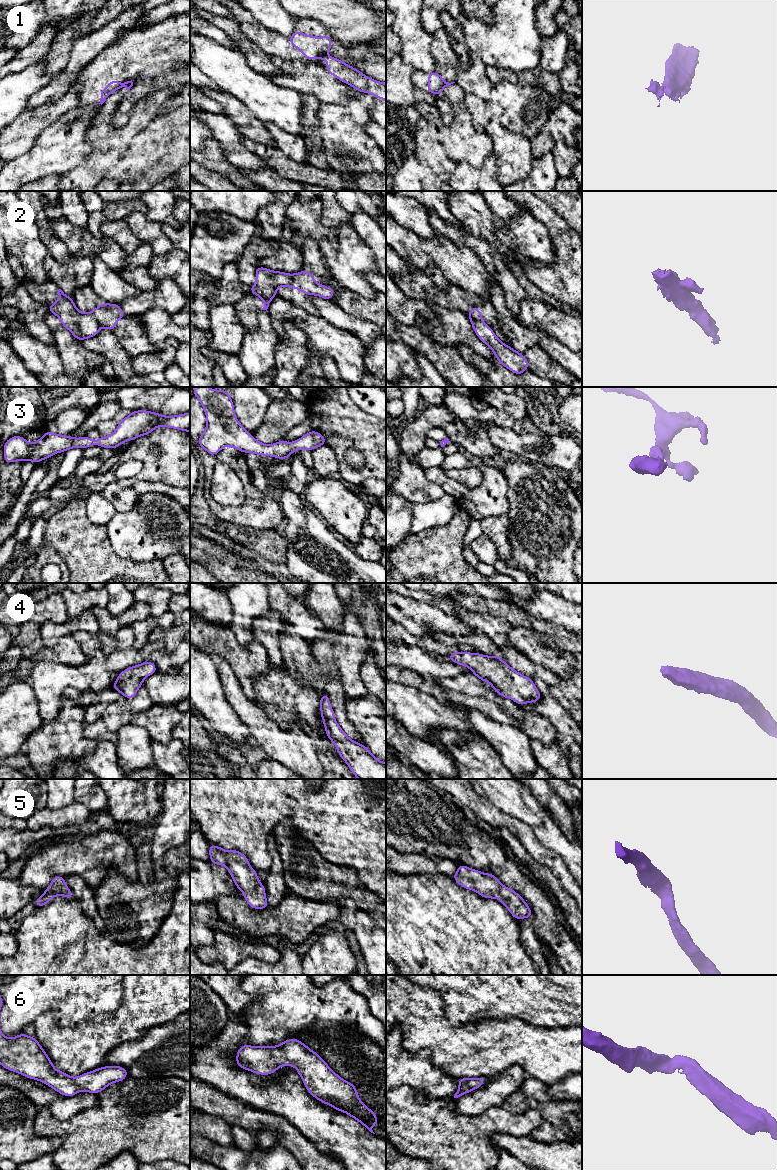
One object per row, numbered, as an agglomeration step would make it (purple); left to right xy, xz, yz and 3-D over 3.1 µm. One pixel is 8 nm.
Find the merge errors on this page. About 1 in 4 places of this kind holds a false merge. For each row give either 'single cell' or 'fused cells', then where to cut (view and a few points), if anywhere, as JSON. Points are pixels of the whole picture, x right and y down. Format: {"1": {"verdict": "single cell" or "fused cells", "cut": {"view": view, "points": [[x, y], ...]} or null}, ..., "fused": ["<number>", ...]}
{"1": {"verdict": "fused cells", "cut": {"view": "xz", "points": [[325, 53], [318, 55]]}}, "2": {"verdict": "fused cells", "cut": {"view": "xy", "points": [[92, 312], [101, 326]]}}, "3": {"verdict": "single cell", "cut": null}, "4": {"verdict": "single cell", "cut": null}, "5": {"verdict": "single cell", "cut": null}, "6": {"verdict": "single cell", "cut": null}, "fused": ["1", "2"]}

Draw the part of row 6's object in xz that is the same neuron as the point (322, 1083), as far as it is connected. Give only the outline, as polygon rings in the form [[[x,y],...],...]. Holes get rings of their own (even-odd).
[[[290,1038],[272,1047],[242,1045],[236,1054],[236,1065],[259,1075],[275,1073],[280,1066],[295,1066],[296,1071],[301,1076],[311,1096],[323,1104],[331,1105],[336,1111],[342,1111],[348,1114],[351,1118],[356,1119],[365,1126],[371,1133],[375,1134],[372,1126],[377,1125],[379,1119],[375,1116],[375,1111],[368,1109],[360,1101],[355,1085],[343,1080],[328,1066],[317,1052],[311,1051],[306,1044],[296,1038]]]

